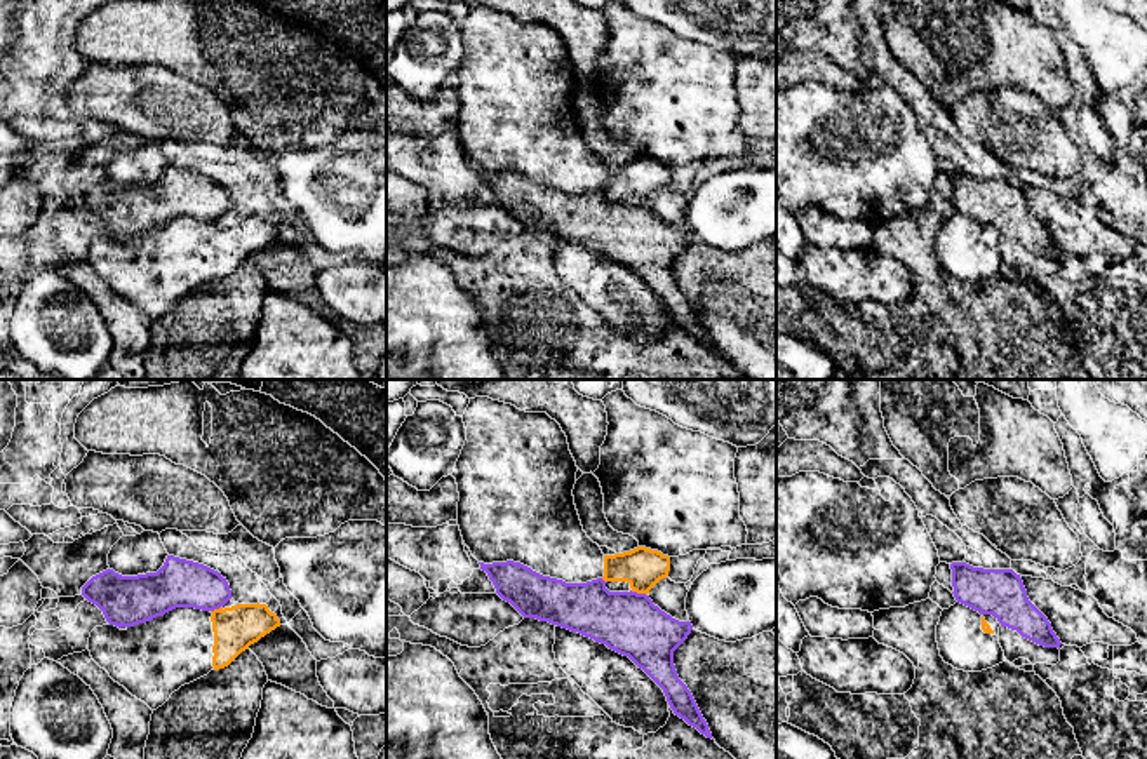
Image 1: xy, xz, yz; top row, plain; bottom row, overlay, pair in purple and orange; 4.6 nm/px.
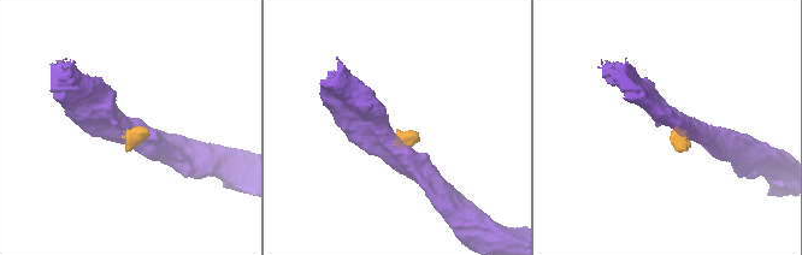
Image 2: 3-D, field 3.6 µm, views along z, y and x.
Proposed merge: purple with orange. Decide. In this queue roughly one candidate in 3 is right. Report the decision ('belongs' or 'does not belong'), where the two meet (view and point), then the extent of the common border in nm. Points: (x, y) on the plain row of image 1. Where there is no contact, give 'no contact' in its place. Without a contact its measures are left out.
does not belong | xz (639, 204) | 80 nm

